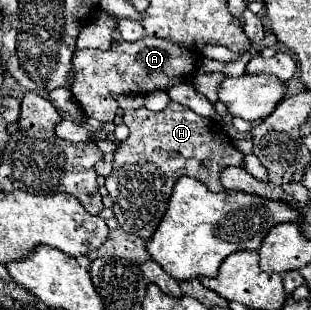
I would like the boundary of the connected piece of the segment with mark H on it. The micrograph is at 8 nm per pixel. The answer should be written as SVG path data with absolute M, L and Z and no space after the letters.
M171 101L159 113L153 113L145 107L141 107L137 111L125 111L123 123L129 127L129 137L117 145L115 159L113 159L113 171L111 171L111 177L105 179L105 187L109 191L109 197L115 203L113 211L115 211L115 217L121 225L121 229L135 233L141 239L149 239L155 233L155 229L159 227L159 223L165 215L165 209L167 209L171 189L181 175L195 177L195 179L203 181L205 185L211 185L211 189L215 185L217 191L221 191L219 173L225 167L243 167L243 153L233 147L231 139L227 137L227 131L219 123L197 115L189 107L183 107L175 101Z

